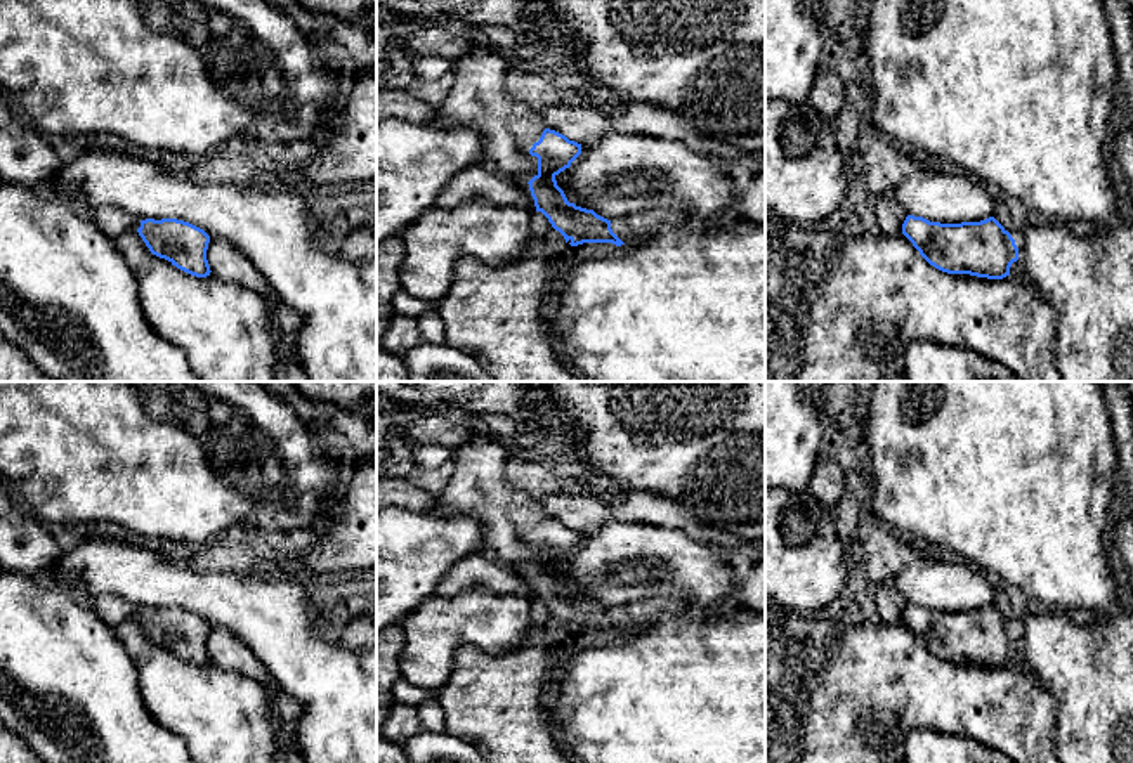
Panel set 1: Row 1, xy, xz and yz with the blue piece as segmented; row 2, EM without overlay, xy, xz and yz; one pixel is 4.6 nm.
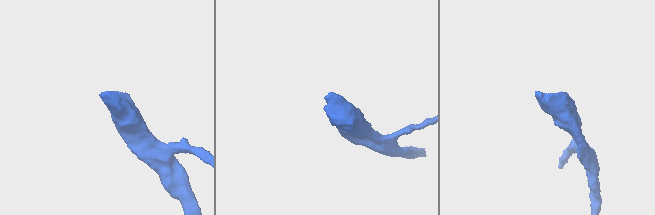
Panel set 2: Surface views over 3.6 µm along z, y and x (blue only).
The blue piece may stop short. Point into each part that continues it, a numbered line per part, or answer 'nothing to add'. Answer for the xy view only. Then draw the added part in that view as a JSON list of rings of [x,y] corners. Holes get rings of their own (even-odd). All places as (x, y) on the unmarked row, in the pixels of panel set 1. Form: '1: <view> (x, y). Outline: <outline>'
1: xy (26, 547). Outline: [[[0,479],[0,569],[24,574],[47,584],[66,588],[85,598],[94,612],[109,626],[137,619],[141,607],[115,595],[88,600],[80,581],[66,581],[56,574],[62,550],[43,524],[28,513],[10,487]]]

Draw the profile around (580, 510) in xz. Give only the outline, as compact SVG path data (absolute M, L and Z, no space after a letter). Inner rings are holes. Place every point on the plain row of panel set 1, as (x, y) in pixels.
M569 487L541 501L545 517L555 518L578 532L588 532L612 518L607 505L595 494Z

